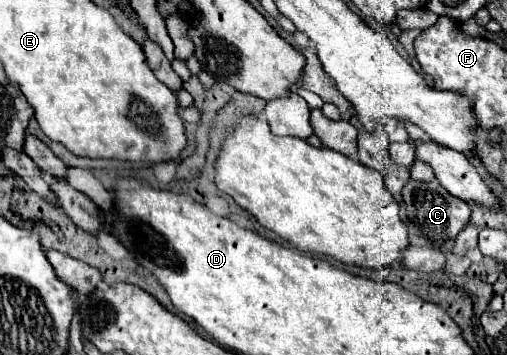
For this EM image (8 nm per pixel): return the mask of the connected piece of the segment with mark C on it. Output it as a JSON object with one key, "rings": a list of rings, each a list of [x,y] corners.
{"rings":[[[410,181],[402,189],[402,197],[404,197],[404,203],[406,203],[408,221],[434,247],[440,247],[442,243],[458,237],[458,233],[470,223],[468,203],[458,199],[458,197],[452,197],[450,193],[446,193],[446,189],[442,189],[442,185],[438,181],[432,181],[432,183]]]}

